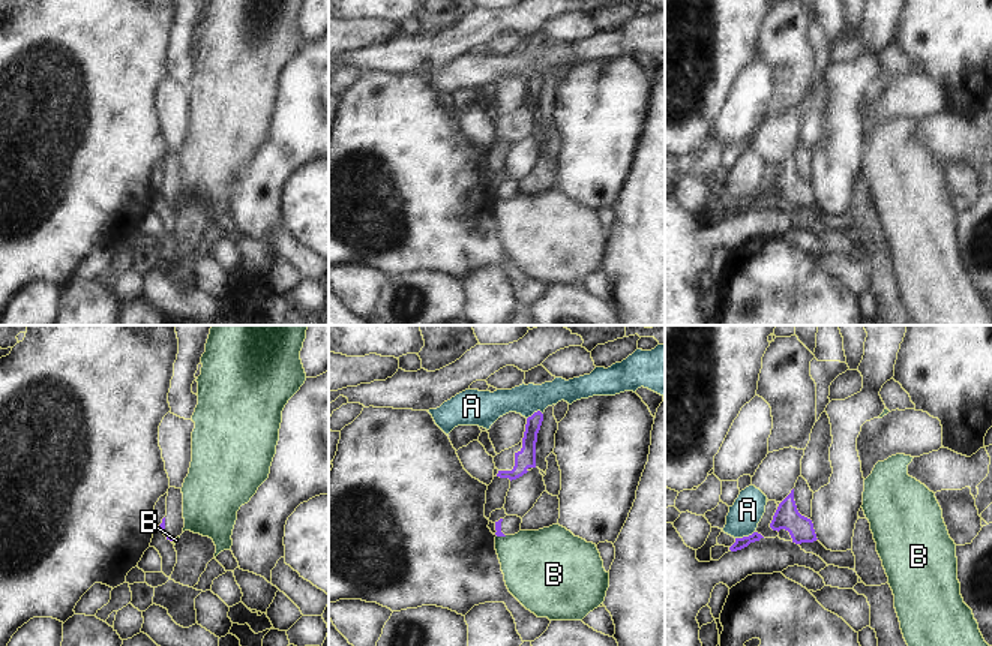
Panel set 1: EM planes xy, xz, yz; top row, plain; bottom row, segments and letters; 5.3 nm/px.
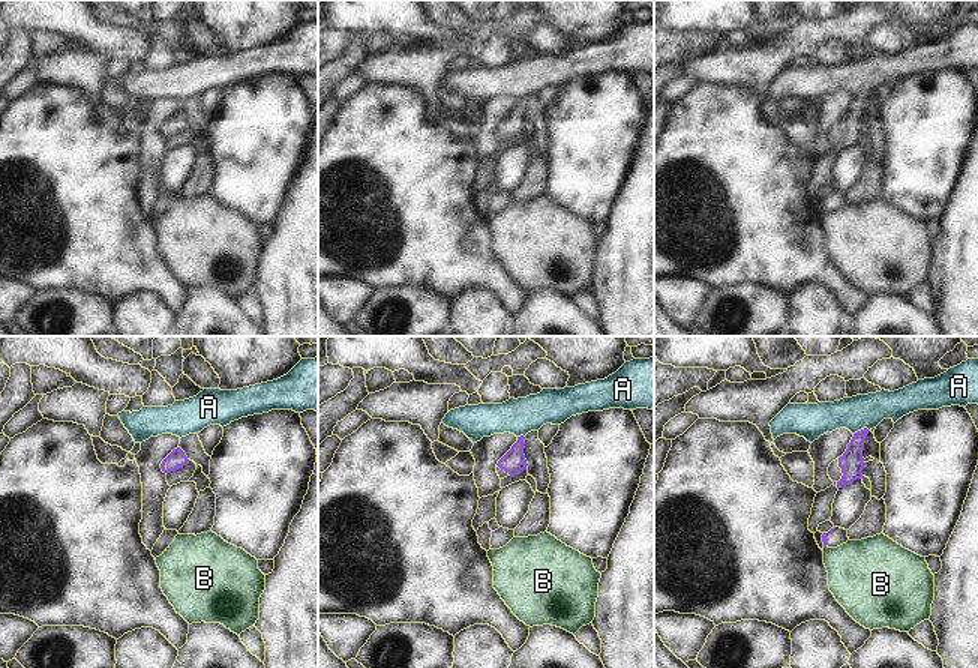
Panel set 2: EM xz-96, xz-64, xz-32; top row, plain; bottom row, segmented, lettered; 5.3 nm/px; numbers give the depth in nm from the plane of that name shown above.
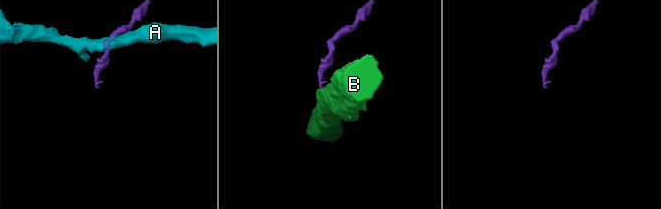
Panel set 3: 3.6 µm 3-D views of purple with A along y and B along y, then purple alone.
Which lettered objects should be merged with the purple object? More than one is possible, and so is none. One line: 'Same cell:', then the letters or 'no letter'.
Same cell: no letter

